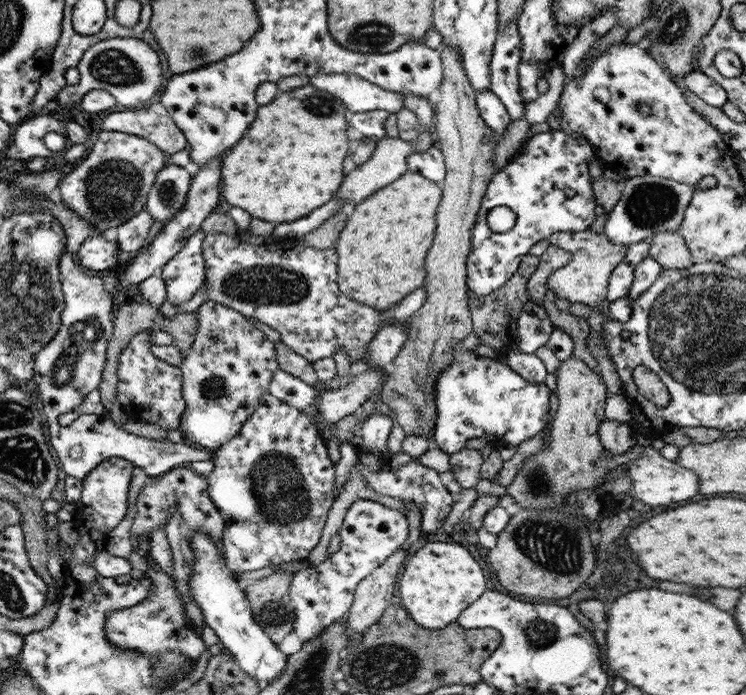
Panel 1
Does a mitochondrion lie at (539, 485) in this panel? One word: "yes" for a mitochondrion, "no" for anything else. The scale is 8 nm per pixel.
yes

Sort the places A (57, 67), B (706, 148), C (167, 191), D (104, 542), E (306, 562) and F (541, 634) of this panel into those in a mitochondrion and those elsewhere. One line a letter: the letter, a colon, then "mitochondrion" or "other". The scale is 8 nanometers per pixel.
A: other
B: other
C: mitochondrion
D: other
E: other
F: mitochondrion

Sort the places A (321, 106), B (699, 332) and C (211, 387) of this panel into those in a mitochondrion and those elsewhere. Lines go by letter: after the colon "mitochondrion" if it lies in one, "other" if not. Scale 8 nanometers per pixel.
A: mitochondrion
B: mitochondrion
C: mitochondrion

